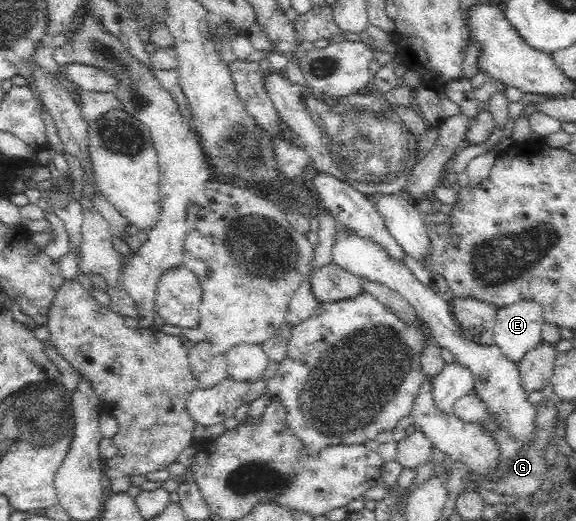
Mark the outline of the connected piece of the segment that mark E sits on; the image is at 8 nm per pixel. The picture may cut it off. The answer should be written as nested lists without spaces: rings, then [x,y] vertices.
[[[520,300],[512,305],[498,308],[495,315],[494,341],[506,359],[518,363],[529,349],[542,343],[543,339],[540,338],[540,332],[545,322],[544,312],[544,306],[532,300]]]

